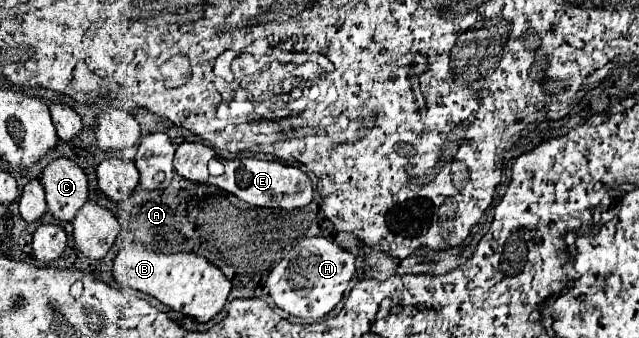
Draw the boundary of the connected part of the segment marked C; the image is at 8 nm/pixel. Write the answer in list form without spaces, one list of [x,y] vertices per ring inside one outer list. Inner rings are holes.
[[[61,156],[43,168],[41,176],[49,212],[61,220],[71,222],[75,212],[87,200],[87,174],[71,158]]]

